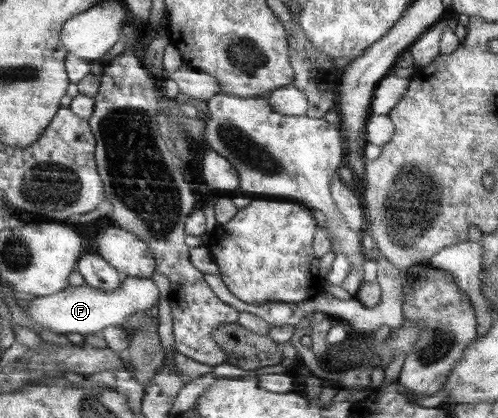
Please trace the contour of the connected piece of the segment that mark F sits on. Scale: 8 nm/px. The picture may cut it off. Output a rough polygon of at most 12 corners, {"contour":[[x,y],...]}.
{"contour":[[151,278],[116,290],[86,284],[23,309],[56,334],[98,335],[158,304]]}

